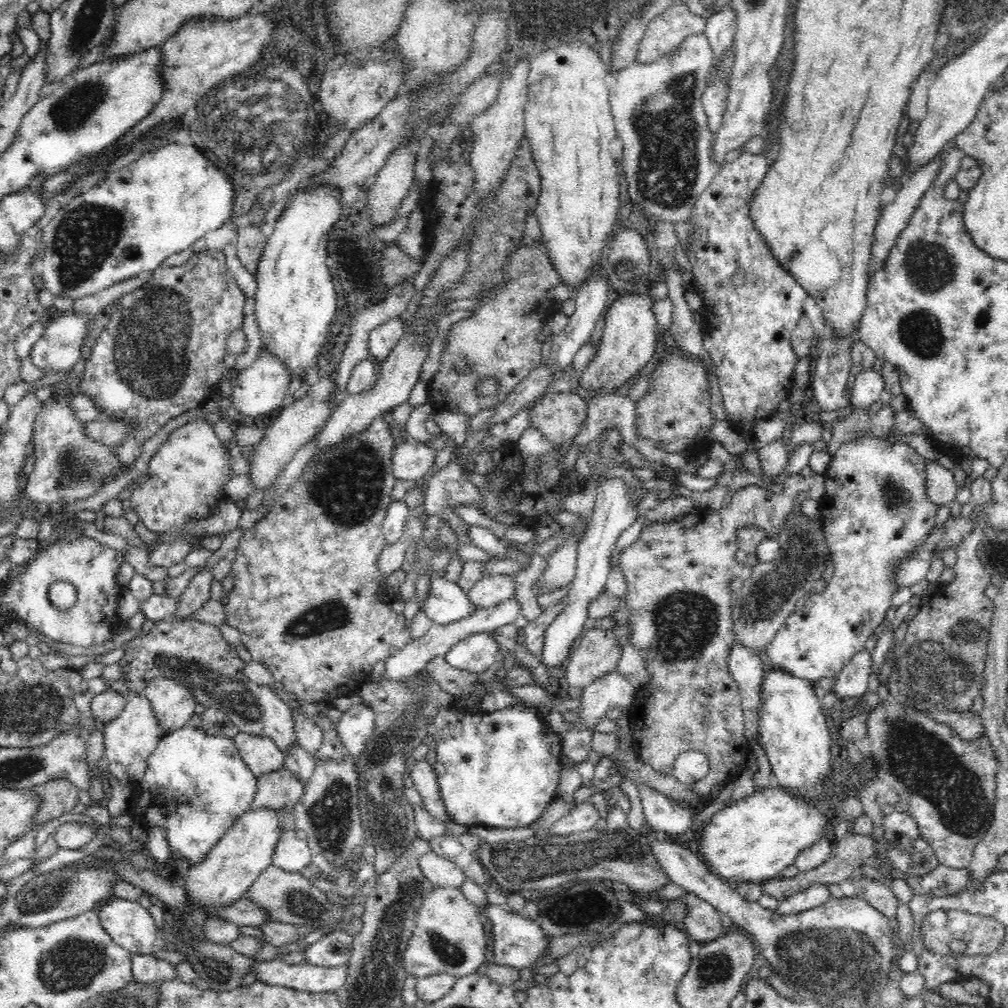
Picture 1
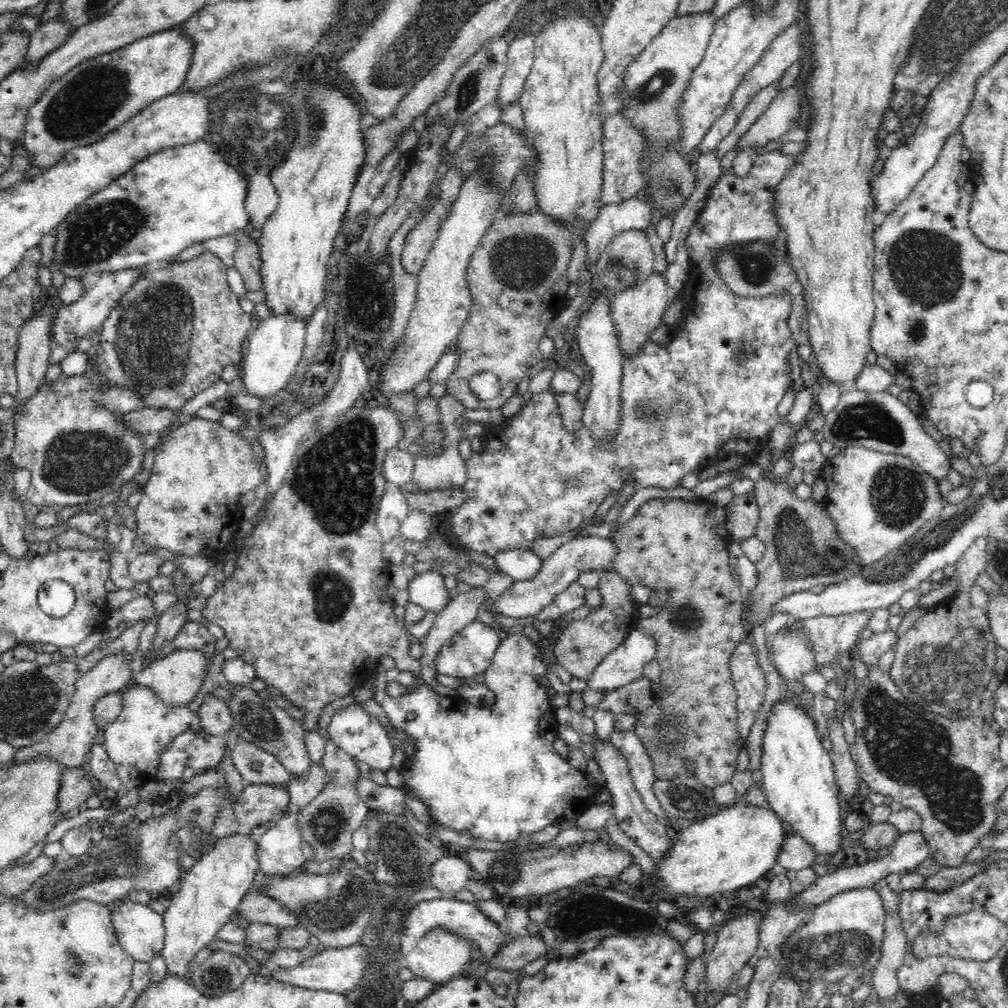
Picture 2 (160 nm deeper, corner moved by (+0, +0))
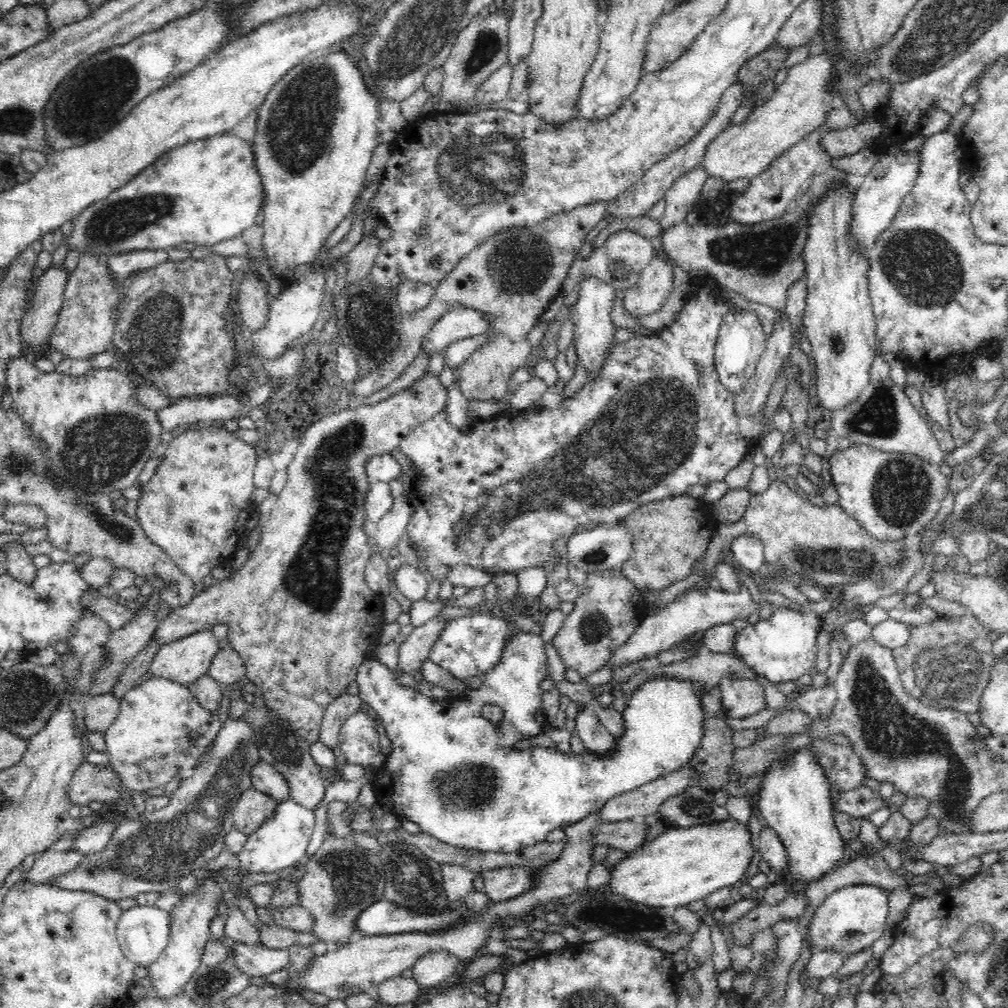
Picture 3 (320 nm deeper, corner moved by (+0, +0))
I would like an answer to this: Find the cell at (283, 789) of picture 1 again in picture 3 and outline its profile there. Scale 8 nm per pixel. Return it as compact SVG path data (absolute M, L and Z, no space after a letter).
M251 787L245 790L232 810L232 828L252 834L277 809L279 802Z

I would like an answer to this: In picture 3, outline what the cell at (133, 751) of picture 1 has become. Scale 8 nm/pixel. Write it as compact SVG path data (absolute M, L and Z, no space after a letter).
M146 676L120 701L118 717L103 737L112 769L128 791L166 786L174 776L195 767L223 724L215 712L201 706L186 685L172 679Z

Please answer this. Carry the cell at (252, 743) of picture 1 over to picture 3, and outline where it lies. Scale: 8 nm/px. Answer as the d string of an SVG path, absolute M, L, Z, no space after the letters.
M260 760L250 774L251 786L279 803L289 798L289 784L278 769Z

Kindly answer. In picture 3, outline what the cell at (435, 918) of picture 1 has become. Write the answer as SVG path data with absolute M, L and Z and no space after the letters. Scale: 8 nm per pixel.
M445 950L428 952L414 964L413 978L422 989L437 987L442 980L453 979L456 976L458 962L460 962L460 958Z

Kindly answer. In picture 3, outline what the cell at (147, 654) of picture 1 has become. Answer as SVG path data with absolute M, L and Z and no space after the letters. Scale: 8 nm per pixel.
M251 706L244 714L244 720L252 725L261 760L275 766L288 781L289 796L308 810L316 810L322 804L328 784L324 782L320 767L312 758L310 743L302 738L301 733L290 723L282 721L278 714L270 712L266 707Z

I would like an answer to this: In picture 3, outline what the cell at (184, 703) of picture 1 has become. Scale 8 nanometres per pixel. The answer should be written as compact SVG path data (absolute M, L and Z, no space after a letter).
M202 629L175 642L162 645L150 665L147 676L154 675L180 682L186 687L206 675L220 651L212 629Z

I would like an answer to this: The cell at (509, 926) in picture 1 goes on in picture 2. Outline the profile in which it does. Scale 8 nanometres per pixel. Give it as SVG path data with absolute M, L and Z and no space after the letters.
M428 899L417 902L405 916L403 934L422 938L434 928L449 930L452 934L457 934L466 940L476 944L480 948L483 958L488 959L497 955L498 949L506 944L506 938L511 937L504 934L494 921L491 921L478 909L476 903L458 901L456 899Z

